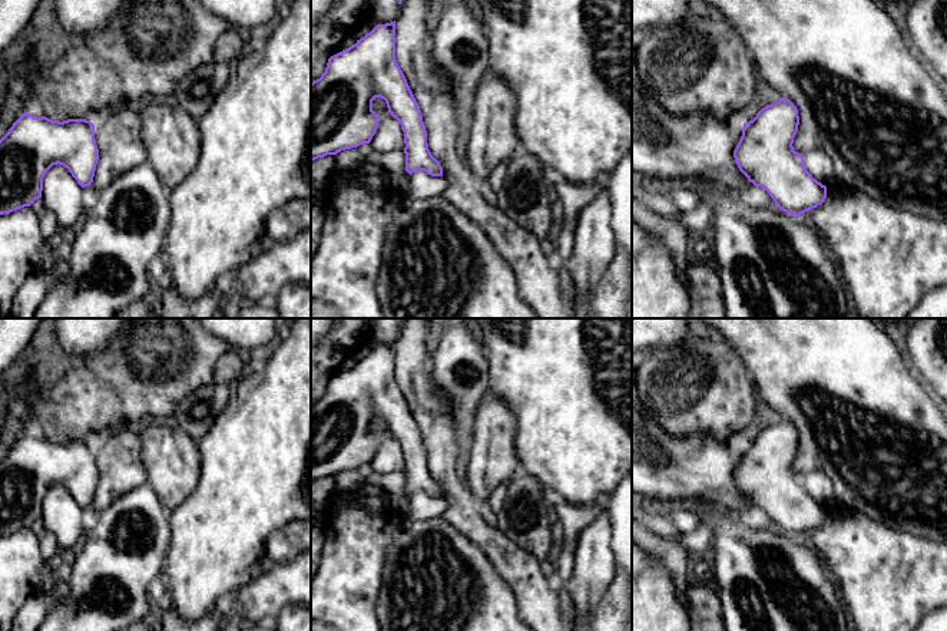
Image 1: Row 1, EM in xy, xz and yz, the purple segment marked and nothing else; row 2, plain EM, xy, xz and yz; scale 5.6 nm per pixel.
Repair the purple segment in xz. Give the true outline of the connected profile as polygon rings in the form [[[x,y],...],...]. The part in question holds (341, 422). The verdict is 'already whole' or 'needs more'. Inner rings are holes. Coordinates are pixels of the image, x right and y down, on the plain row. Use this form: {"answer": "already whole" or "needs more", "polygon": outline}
{"answer": "already whole", "polygon": [[[395,341],[377,346],[355,366],[331,377],[325,393],[311,404],[311,482],[370,465],[380,443],[378,436],[372,432],[375,419],[385,422],[388,433],[401,446],[405,492],[410,496],[424,492],[431,498],[443,498],[440,483],[428,470],[420,427],[395,381]]]}

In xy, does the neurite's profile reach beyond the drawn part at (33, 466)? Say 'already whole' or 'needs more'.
already whole

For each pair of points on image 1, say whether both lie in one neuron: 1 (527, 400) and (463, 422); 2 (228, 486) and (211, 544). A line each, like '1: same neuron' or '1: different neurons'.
1: different neurons
2: same neuron

